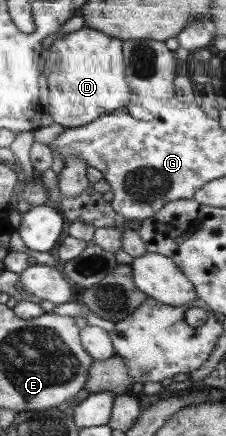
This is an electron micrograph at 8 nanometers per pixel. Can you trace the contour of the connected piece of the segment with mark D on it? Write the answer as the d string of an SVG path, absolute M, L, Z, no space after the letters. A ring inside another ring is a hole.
M83 26L48 47L51 73L46 77L48 87L47 113L57 125L74 128L123 108L129 99L129 89L123 79L121 40L102 31Z

